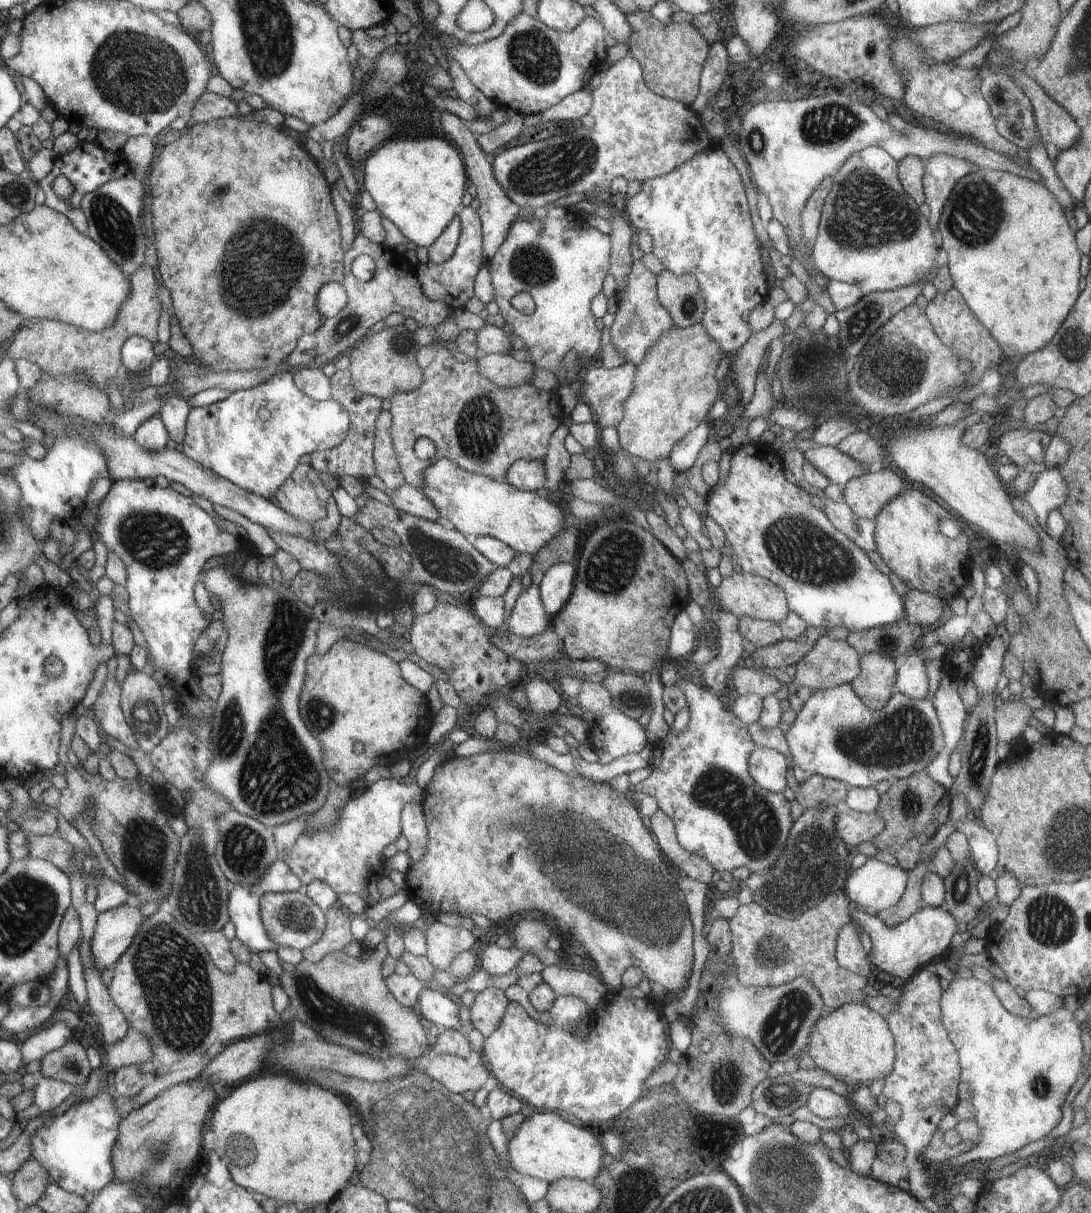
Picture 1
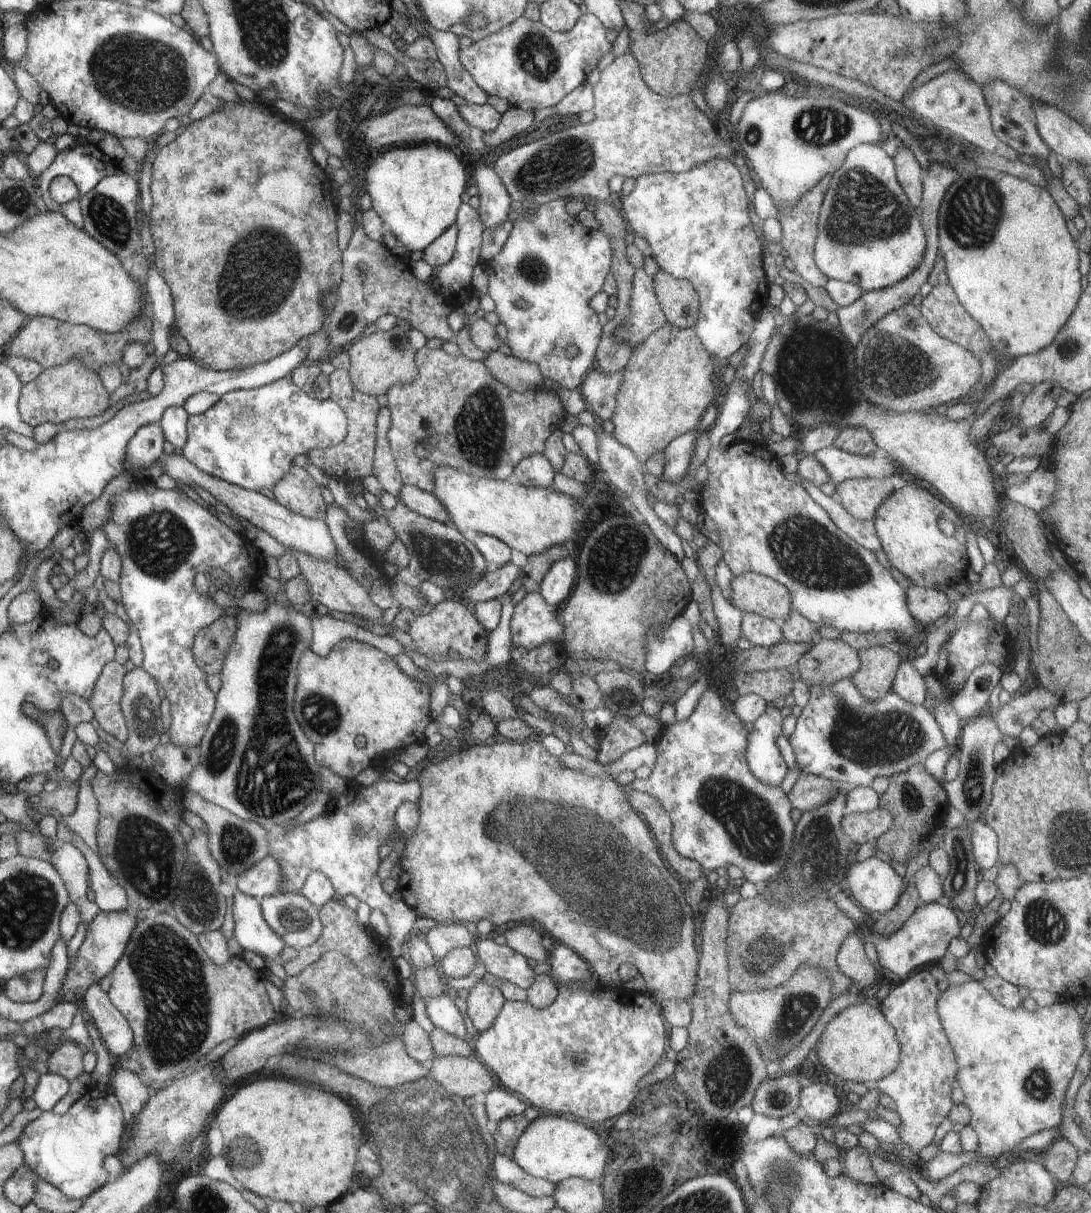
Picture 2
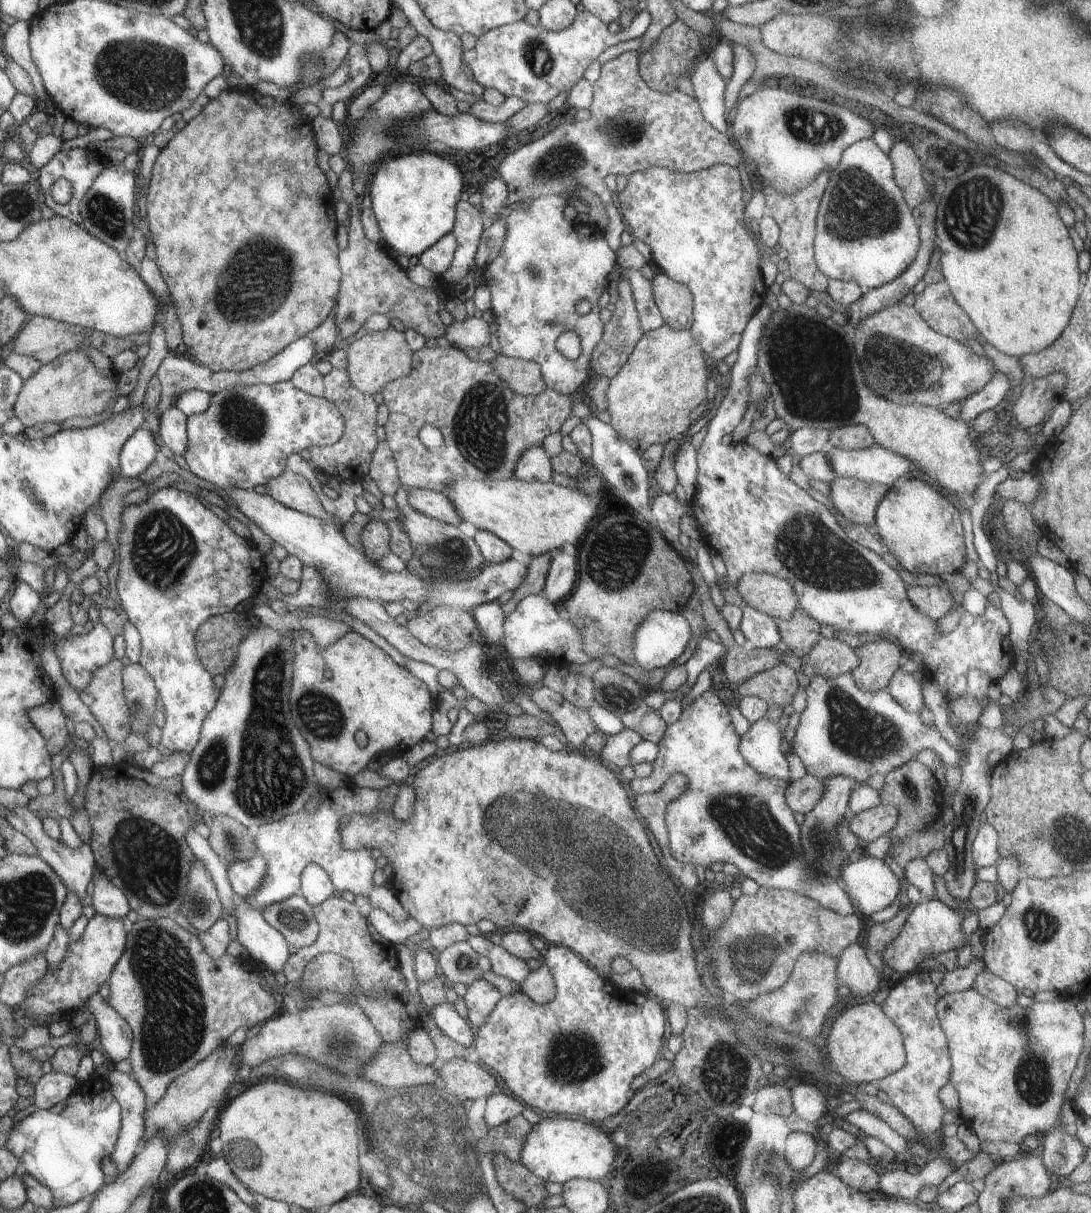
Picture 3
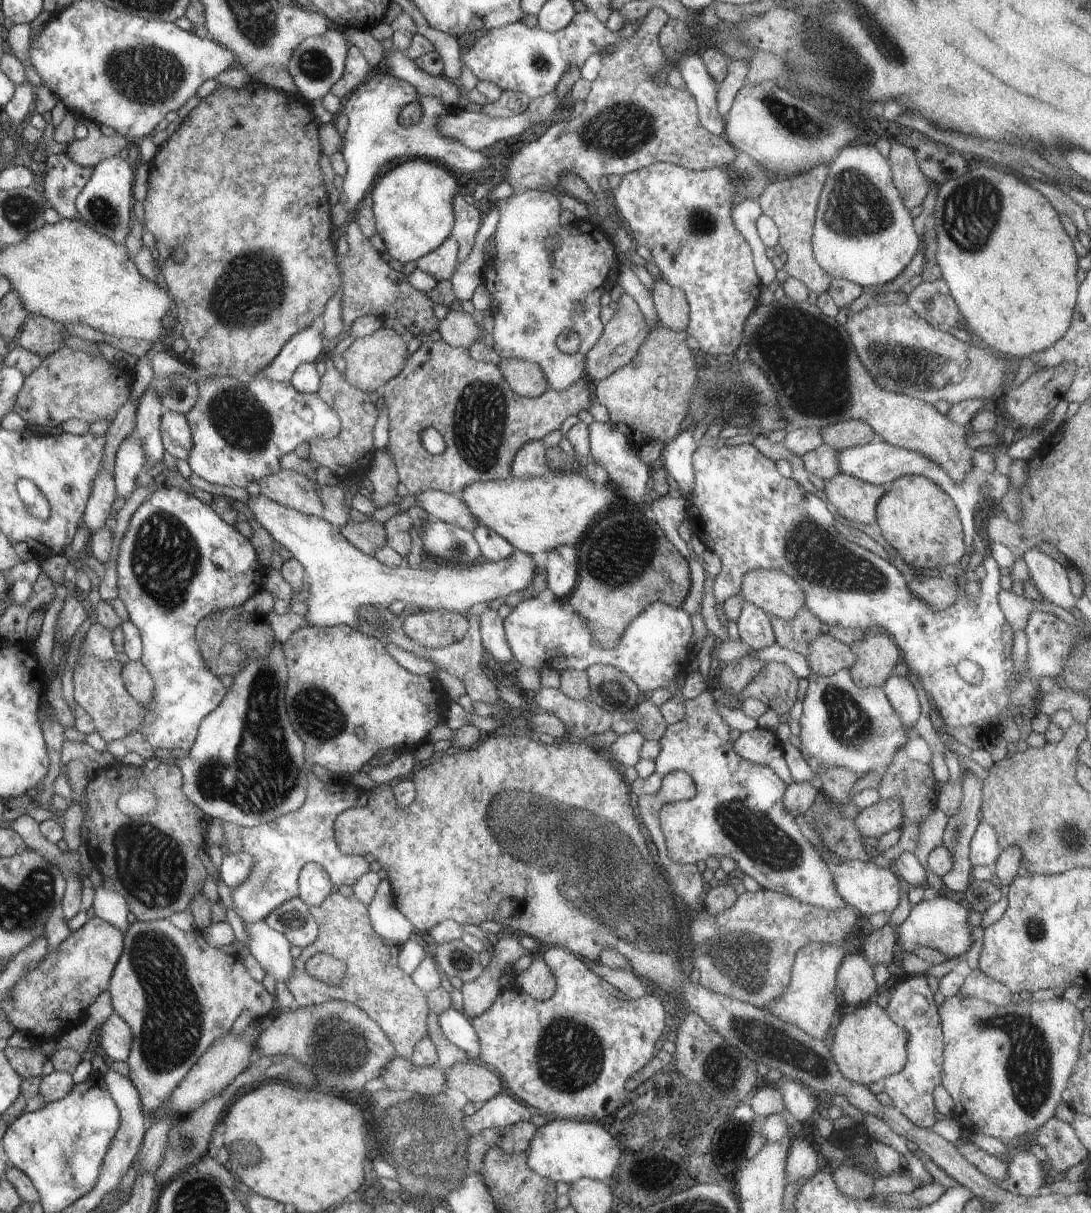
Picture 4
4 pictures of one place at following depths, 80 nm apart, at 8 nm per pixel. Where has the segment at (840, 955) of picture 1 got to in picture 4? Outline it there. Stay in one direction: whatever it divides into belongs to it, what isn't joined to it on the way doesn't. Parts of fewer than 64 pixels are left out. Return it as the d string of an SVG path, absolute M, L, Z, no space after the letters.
M851 950L840 964L836 982L841 990L842 1001L857 1007L862 1005L862 1002L869 1003L870 998L879 988L874 980L872 966L868 964L863 954L854 950Z

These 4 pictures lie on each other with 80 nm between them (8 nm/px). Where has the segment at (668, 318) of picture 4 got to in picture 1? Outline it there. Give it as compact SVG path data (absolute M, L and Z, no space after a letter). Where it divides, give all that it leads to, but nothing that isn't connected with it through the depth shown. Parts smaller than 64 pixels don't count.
M665 268L658 275L658 295L659 300L674 317L677 328L685 329L686 327L691 327L693 324L700 323L703 319L705 298L699 281L695 279L695 276L687 274L677 275Z

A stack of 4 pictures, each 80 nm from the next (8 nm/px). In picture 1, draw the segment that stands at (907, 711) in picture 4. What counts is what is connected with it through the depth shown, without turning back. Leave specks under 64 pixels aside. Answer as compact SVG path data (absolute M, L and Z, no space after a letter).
M913 651L897 667L895 688L913 699L926 699L930 695L929 678L919 651Z

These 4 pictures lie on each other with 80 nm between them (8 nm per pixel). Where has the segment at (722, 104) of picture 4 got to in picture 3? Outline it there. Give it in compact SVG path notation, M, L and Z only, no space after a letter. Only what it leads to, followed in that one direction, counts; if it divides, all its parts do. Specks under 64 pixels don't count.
M732 43L730 48L734 54L734 61L732 62L732 76L726 81L726 90L724 90L724 104L727 113L731 112L738 103L742 87L748 83L756 68L754 56L746 46Z

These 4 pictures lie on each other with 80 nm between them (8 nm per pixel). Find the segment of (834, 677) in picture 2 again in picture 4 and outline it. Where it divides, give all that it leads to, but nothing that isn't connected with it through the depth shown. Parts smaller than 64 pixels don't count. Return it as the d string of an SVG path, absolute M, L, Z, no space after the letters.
M826 631L810 644L805 658L812 673L821 676L829 676L838 670L849 670L857 660L848 644L832 638Z

